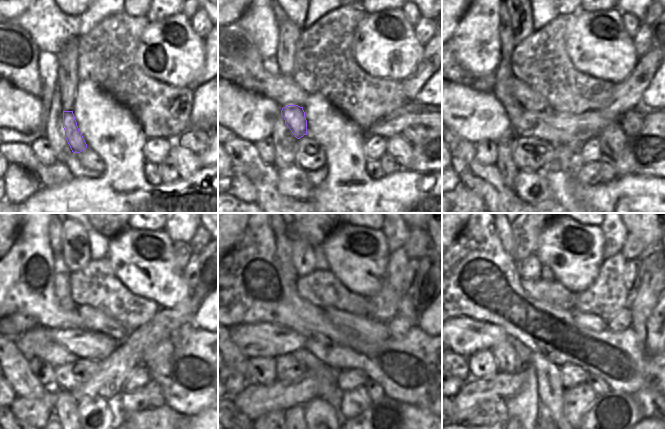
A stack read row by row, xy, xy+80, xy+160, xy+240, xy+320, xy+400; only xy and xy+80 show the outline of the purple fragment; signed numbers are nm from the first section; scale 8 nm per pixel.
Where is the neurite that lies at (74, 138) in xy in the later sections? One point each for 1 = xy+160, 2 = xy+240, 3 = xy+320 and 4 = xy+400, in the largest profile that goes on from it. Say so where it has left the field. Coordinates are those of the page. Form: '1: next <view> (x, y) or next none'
1: next xy+160 (503, 74)
2: next xy+240 (62, 283)
3: next xy+320 (284, 253)
4: next xy+400 (504, 233)

